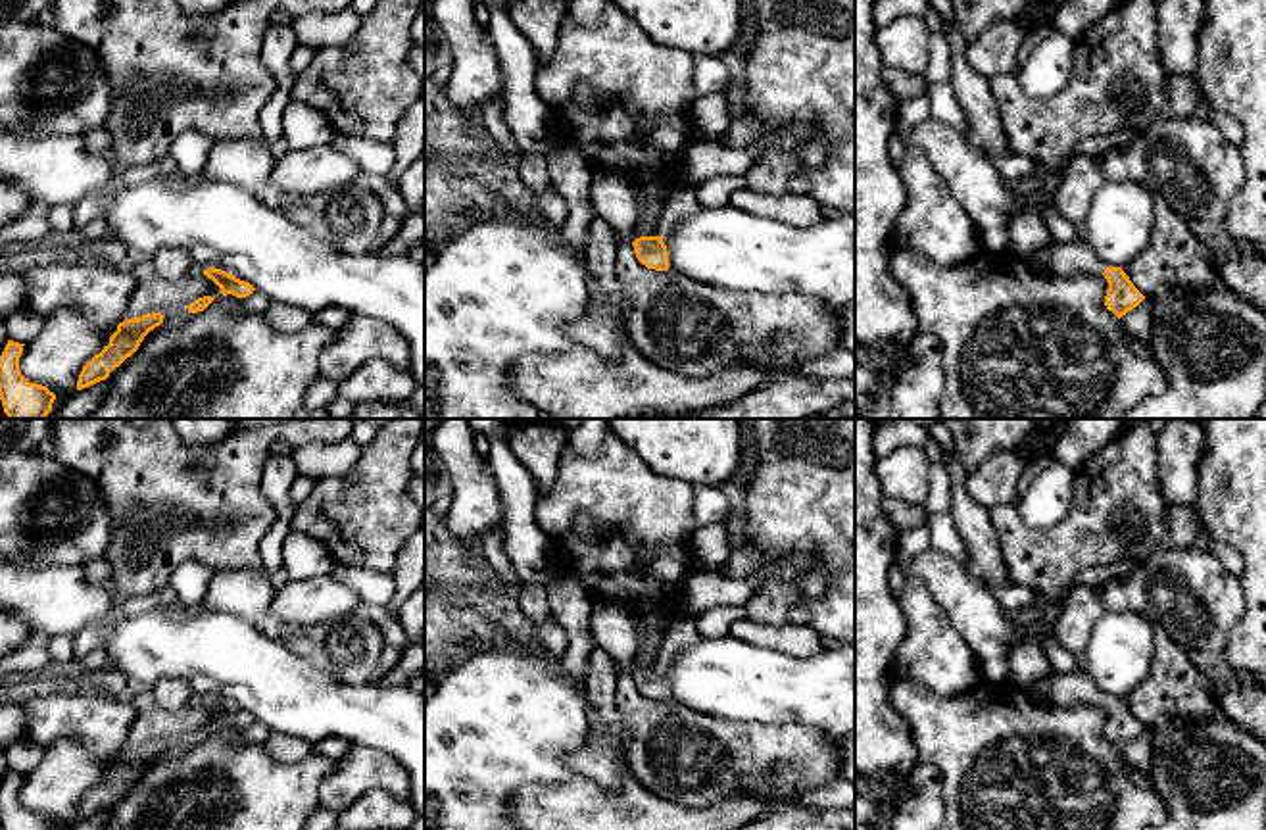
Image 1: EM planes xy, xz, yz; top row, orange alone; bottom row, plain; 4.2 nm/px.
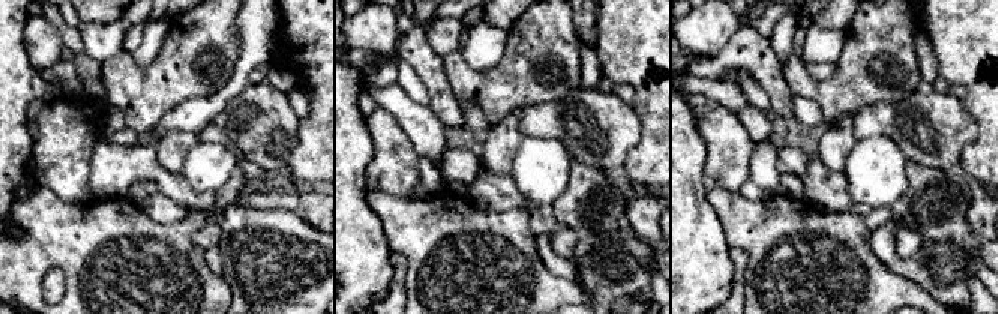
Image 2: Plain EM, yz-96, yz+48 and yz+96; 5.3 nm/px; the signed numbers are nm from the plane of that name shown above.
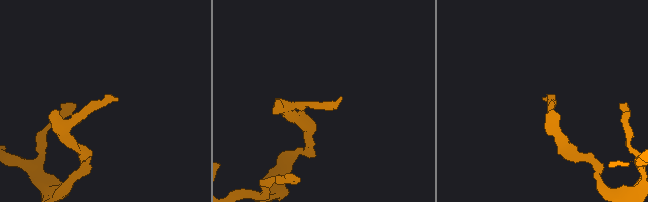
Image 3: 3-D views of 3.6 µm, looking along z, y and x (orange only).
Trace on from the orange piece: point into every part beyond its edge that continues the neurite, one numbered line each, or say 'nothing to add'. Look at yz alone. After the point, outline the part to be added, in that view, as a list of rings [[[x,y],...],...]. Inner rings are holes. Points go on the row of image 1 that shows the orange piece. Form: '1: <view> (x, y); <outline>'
1: yz (1067, 260); [[[1085,240],[1051,242],[1035,256],[1034,265],[1045,273],[1072,279],[1078,275],[1103,275],[1105,265],[1097,259]]]

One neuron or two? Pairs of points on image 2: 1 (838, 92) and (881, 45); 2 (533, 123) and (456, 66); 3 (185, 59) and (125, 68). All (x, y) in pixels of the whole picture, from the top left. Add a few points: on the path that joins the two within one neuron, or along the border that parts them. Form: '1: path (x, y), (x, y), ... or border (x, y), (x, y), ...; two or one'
1: path (850, 80), (871, 57); one
2: border (553, 101), (530, 104), (518, 111); two
3: path (170, 68), (165, 72), (140, 72); one

